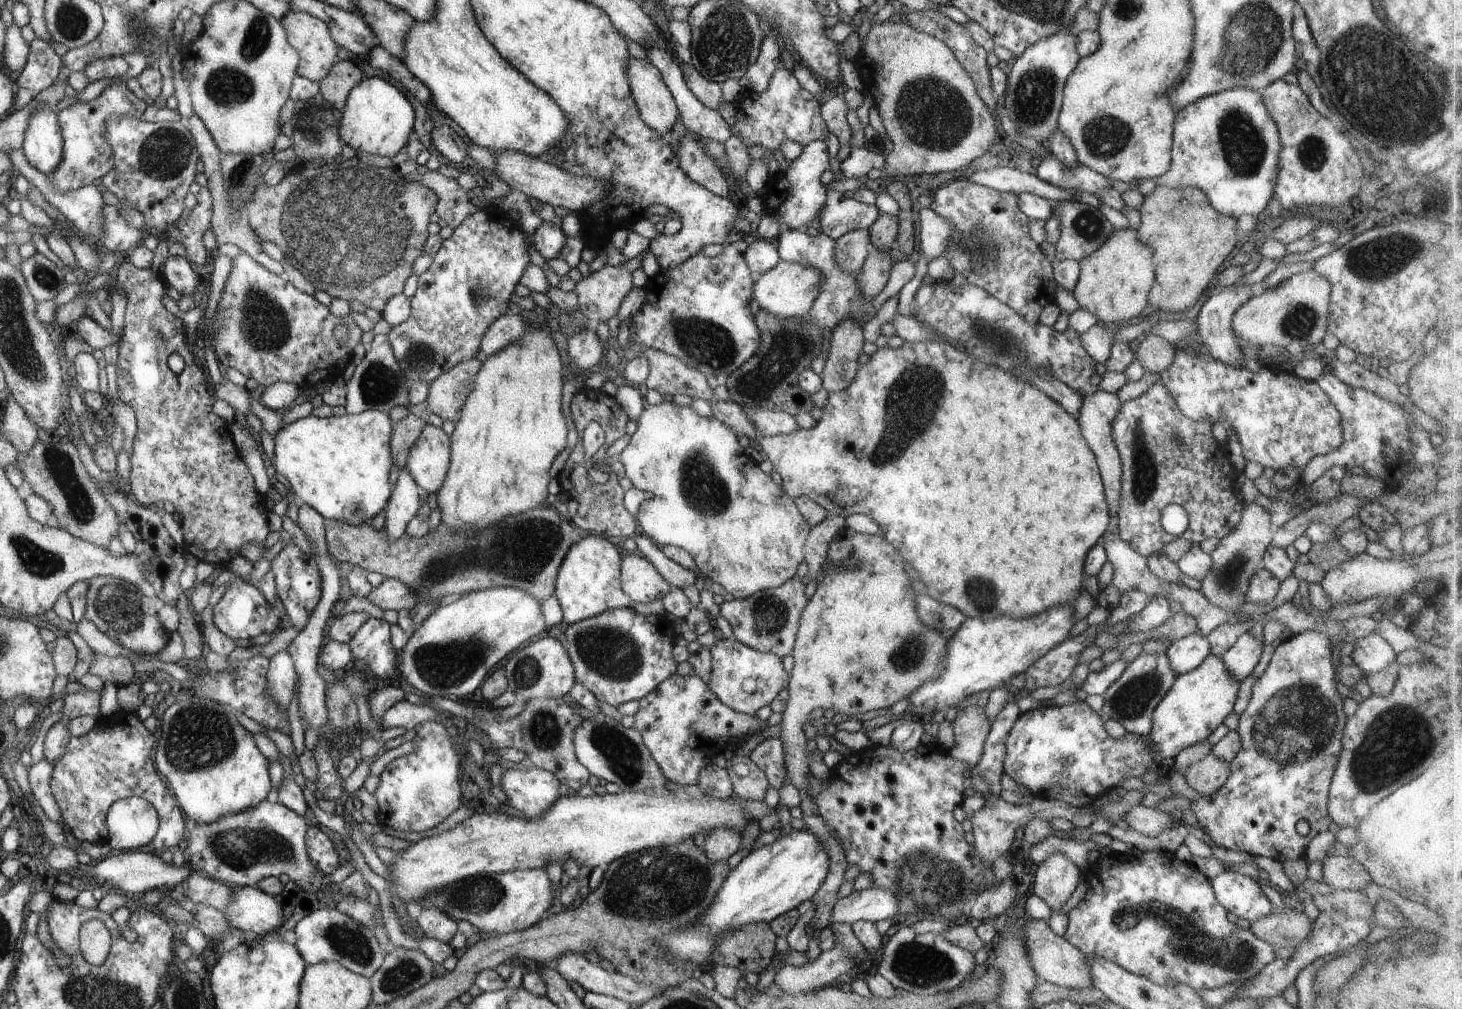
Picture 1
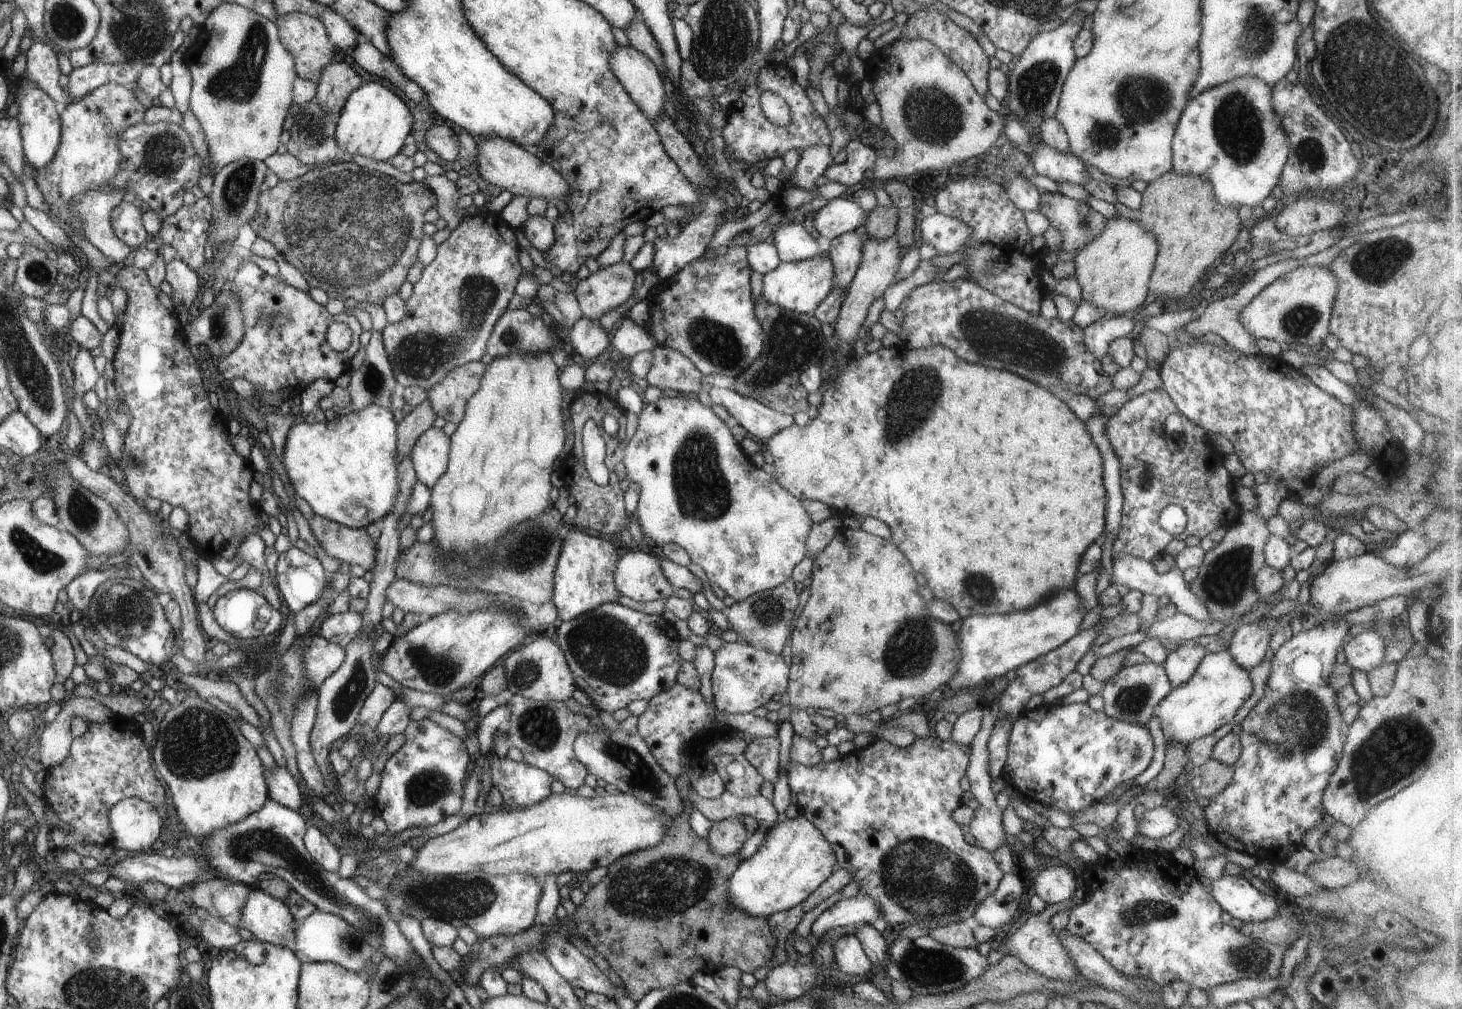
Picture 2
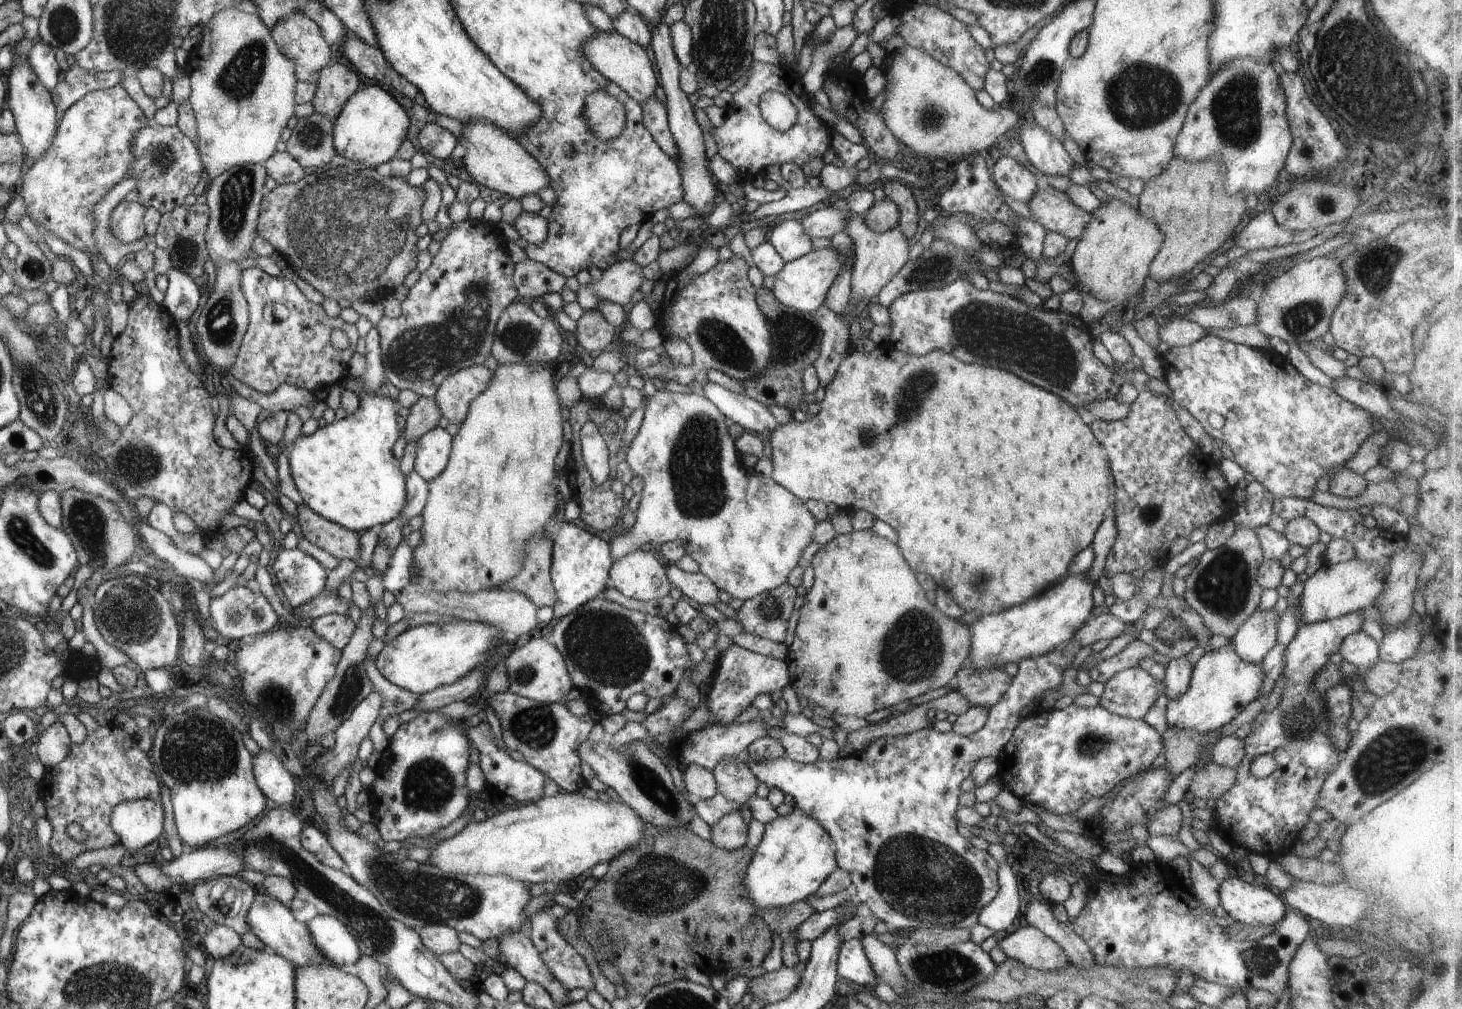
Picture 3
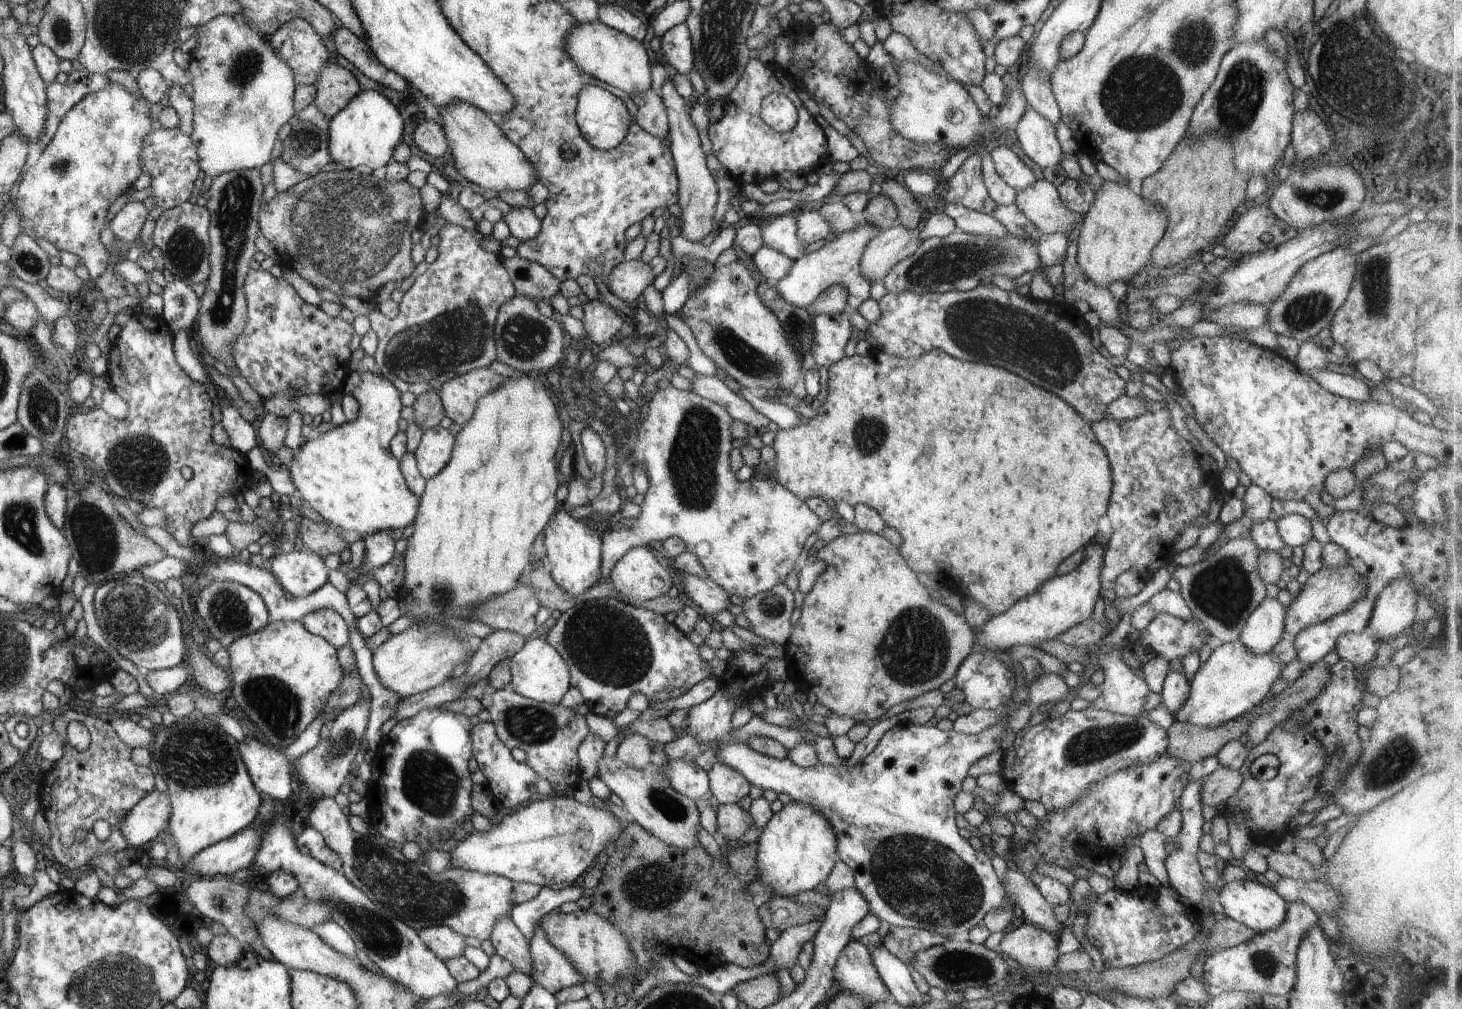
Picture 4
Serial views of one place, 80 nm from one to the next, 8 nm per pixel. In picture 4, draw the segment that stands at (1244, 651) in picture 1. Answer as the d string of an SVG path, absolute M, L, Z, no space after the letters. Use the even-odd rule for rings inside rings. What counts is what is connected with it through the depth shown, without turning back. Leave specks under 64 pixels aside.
M1267 596L1246 620L1244 628L1240 632L1239 640L1256 656L1258 654L1268 654L1284 638L1285 622L1285 608L1276 597L1270 598L1270 596Z

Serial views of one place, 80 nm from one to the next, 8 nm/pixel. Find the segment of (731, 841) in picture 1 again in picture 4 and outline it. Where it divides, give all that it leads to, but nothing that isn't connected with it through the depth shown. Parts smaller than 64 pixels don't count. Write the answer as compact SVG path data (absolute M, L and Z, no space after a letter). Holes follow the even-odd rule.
M722 804L718 807L717 838L726 840L740 840L750 828L754 820L749 812L740 808L739 804Z

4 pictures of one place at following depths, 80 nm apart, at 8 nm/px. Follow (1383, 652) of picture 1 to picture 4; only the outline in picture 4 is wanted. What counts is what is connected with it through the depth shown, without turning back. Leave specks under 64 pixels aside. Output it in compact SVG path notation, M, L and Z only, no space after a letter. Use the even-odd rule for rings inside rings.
M1346 632L1336 640L1334 651L1354 665L1367 665L1377 657L1381 642L1365 633Z

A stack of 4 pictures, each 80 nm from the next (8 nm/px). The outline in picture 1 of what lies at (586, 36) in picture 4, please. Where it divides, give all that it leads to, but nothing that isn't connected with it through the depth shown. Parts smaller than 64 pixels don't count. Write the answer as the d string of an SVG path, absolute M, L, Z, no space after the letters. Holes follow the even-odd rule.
M630 57L628 76L639 118L667 137L679 110L659 70L648 59Z

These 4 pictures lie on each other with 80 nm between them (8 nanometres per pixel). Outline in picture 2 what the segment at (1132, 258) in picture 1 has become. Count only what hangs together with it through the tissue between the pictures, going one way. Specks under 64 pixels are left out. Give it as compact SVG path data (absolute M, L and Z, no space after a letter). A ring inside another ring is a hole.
M1116 213L1116 217L1106 219L1102 232L1087 242L1074 256L1076 280L1081 286L1082 299L1088 299L1105 310L1106 316L1123 315L1141 308L1148 298L1150 275L1158 254L1159 244L1156 235L1139 221L1134 221Z

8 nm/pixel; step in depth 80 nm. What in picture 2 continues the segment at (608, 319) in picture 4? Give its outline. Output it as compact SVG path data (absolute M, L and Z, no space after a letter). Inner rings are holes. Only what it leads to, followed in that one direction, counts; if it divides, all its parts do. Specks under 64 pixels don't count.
M582 317L570 327L570 347L586 360L594 362L596 356L604 352L611 343L611 332L602 327L599 319Z

